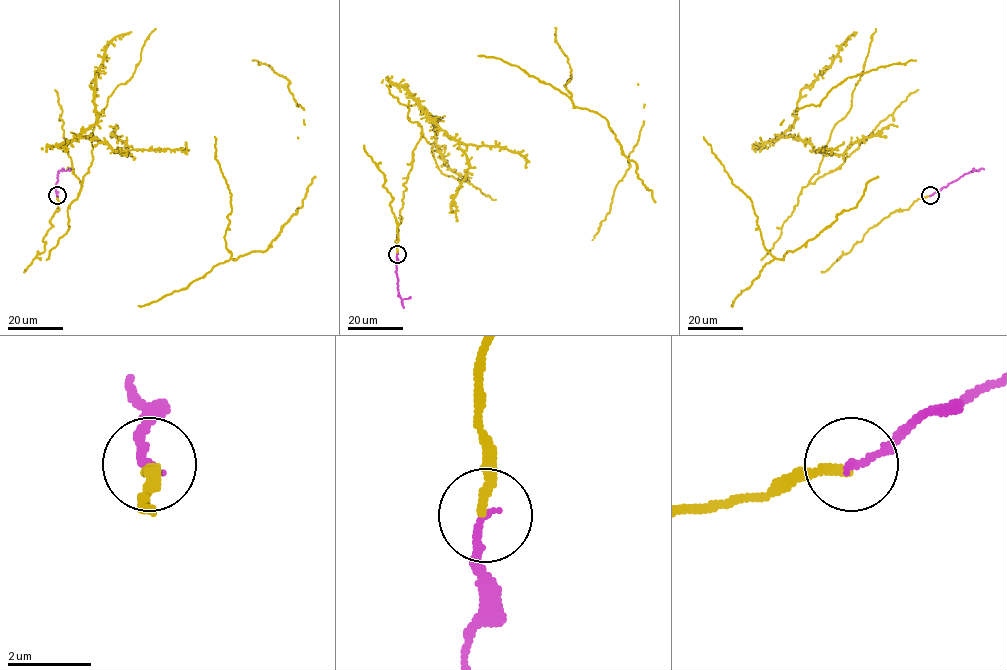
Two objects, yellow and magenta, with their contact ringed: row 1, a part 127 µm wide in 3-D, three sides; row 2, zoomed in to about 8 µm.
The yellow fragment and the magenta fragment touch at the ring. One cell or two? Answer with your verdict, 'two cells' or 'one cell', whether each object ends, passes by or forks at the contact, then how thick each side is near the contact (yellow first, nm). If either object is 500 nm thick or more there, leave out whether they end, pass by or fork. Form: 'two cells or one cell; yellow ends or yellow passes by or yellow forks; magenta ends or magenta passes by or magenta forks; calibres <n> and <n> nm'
one cell; yellow ends; magenta ends; calibres 220 and 190 nm

